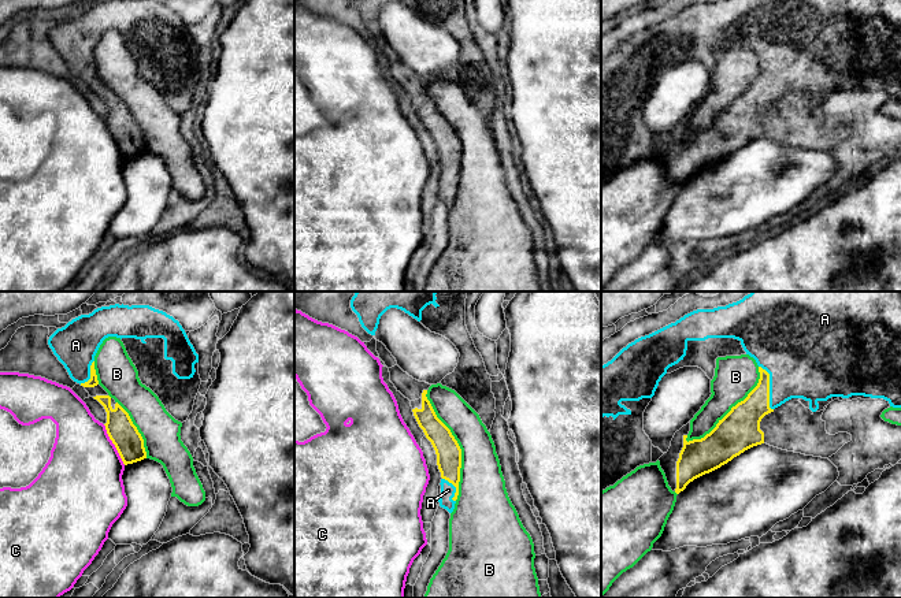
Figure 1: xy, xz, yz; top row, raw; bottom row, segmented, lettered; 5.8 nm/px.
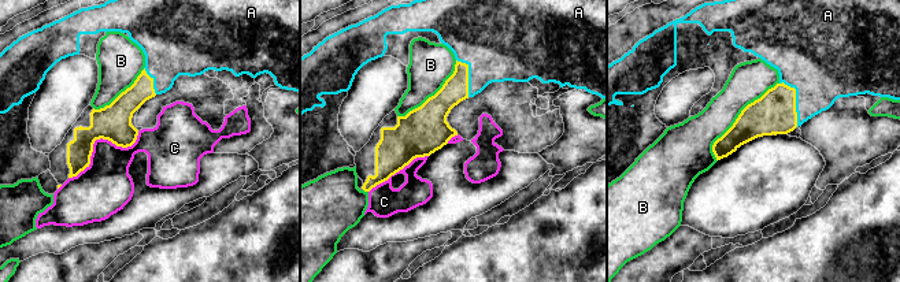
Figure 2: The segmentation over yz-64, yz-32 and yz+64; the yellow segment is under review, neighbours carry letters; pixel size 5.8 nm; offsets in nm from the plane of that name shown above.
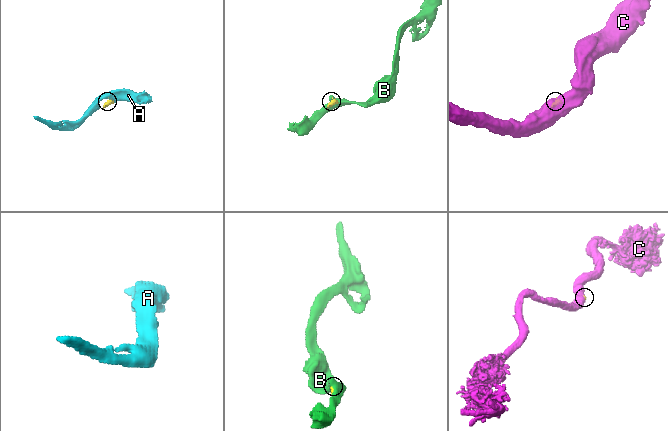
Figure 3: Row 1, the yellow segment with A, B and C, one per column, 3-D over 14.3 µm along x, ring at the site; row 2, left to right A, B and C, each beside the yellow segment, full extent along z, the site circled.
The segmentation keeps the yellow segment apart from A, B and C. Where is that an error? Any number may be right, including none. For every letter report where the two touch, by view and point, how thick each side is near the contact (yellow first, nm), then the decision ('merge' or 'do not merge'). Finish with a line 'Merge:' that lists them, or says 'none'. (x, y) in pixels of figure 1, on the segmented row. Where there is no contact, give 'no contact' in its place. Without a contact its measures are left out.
A: meets yellow in yz at (768, 387); 190 nm thick on the yellow side, 420 nm on the other; merge
B: meets yellow in xz at (458, 445); 150 nm thick on the yellow side, 260 nm on the other; do not merge
C: meets yellow in xy at (114, 444); 160 nm thick on the yellow side, 440 nm on the other; do not merge
Merge: A

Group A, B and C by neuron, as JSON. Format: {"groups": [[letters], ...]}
{"groups": [["A"], ["B"], ["C"]]}

